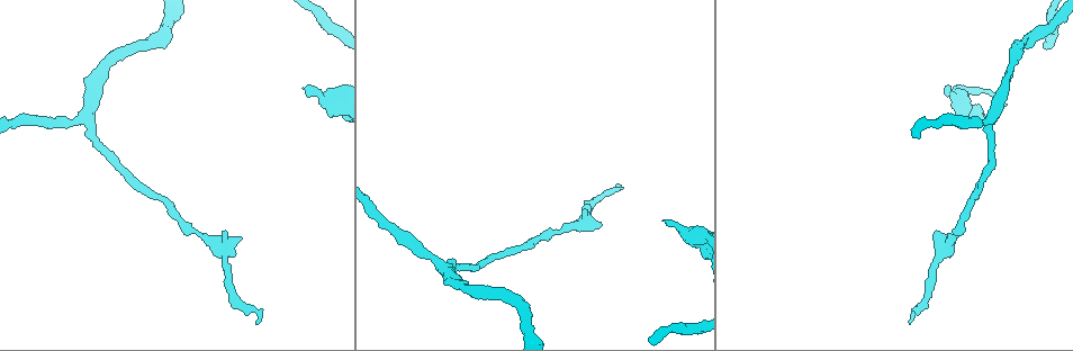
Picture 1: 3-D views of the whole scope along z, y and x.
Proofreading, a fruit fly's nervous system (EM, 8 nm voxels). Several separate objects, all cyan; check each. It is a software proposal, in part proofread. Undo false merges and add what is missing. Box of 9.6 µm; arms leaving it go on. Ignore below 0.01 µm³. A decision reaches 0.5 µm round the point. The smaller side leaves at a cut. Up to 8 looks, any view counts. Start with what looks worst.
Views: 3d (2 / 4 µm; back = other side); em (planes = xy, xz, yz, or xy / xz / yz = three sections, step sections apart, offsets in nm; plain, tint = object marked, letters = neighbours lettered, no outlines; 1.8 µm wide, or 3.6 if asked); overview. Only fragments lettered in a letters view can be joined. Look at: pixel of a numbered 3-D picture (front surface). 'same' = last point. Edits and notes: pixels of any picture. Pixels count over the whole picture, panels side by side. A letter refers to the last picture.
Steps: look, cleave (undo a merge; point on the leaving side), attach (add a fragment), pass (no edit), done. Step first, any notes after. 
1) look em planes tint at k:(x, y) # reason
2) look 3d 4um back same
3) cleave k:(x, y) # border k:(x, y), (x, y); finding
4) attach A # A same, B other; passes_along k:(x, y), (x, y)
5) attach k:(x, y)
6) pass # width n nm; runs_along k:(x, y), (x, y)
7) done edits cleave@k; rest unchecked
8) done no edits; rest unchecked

look em planes letters at 1:(257, 321) # an open end

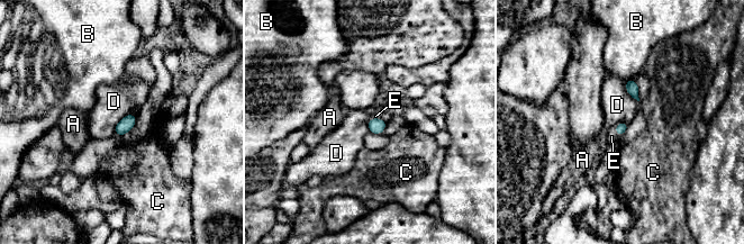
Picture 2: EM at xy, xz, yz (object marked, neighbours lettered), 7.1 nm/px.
attach E # A other, B other, C other, D other, E same; passes_along 2:(620, 128), (616, 133), (611, 136); it goes on there

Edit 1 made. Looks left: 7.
look em 3.6um planes tint at 1:(945, 88) # free end

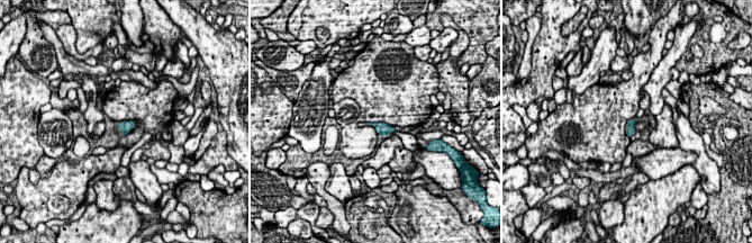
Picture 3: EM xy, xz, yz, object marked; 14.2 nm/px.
look em 3.6um planes letters same # see the neighbours

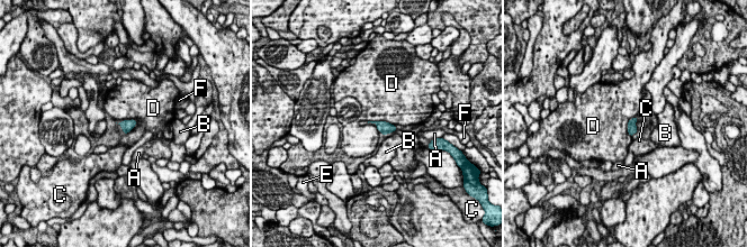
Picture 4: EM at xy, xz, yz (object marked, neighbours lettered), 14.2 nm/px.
pass # width 130 nm; A other, B other, C other, D other, E other, F other; border 4:(368, 120), (385, 120), (394, 126); no lettered fragment goes on from it

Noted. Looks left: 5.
look 3d 2um at 1:(445, 267) # three arms meet

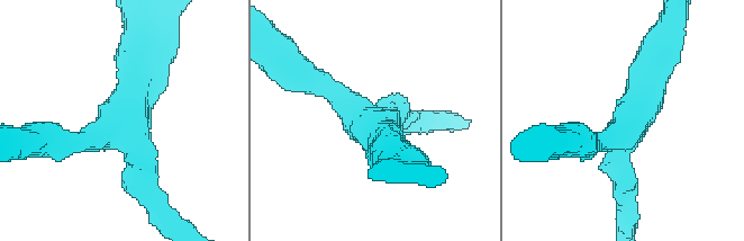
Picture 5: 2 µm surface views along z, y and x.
look em xy step 4 tint at 5:(628, 131) # arms 3; arm_widths 190, 260, 300 nm; need the tissue

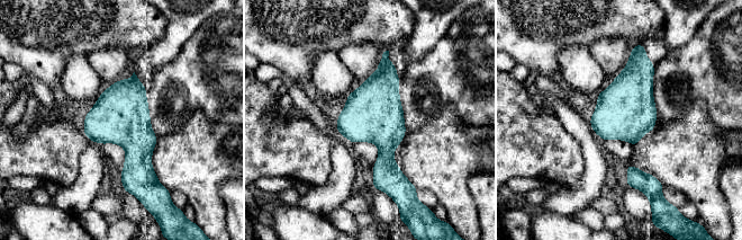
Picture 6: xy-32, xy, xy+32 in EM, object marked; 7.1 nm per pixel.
look em planes letters same

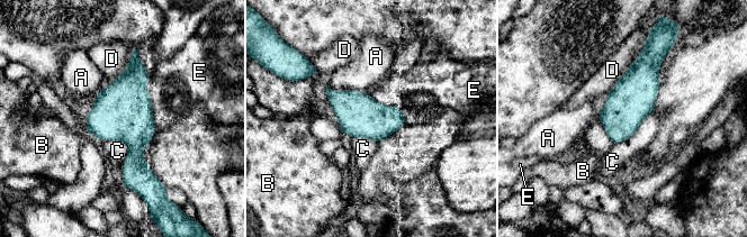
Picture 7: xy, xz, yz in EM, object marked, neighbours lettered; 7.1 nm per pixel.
pass # width 300 nm; A other, B other, C other, D other, E other; border 7:(101, 142), (127, 146), (123, 165); continuous, no second neuron

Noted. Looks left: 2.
done edits attach@2; rest unchecked

